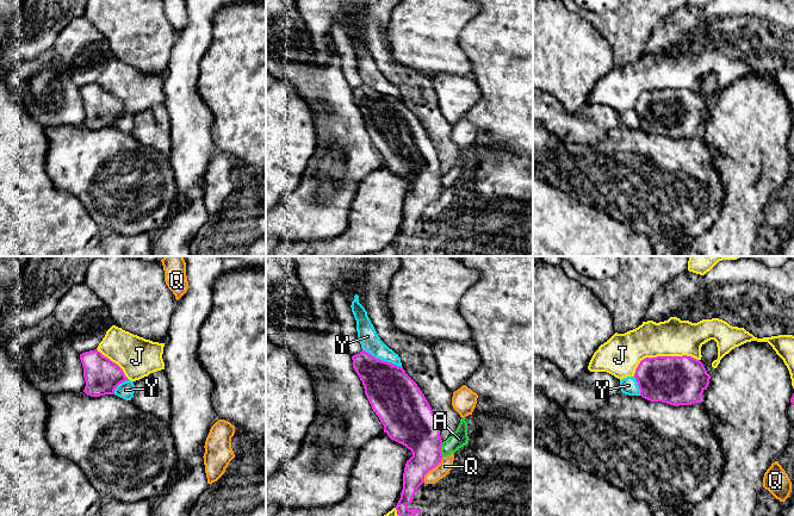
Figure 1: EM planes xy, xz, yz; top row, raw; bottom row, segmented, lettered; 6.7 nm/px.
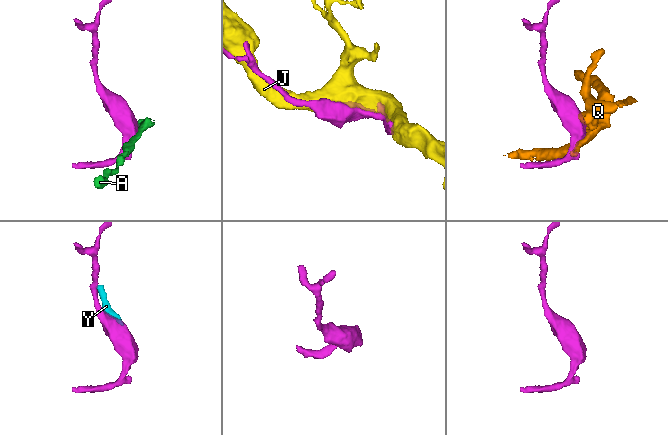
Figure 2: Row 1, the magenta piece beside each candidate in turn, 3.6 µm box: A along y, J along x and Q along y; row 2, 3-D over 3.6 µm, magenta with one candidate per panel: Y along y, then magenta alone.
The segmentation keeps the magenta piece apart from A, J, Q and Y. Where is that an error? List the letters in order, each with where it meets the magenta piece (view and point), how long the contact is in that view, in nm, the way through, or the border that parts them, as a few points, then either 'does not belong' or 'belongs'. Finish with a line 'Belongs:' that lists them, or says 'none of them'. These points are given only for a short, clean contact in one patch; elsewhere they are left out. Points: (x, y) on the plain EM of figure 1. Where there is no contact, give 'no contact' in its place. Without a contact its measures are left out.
A: contact xz (440, 182); length 100 nm; border xz (442, 175), (441, 190); does not belong
J: contact yz (662, 89); length 460 nm; does not belong
Q: contact xz (430, 201); length 220 nm; border xz (442, 191), (425, 209), (423, 215); does not belong
Y: contact xz (380, 93); length 300 nm; border xz (363, 82), (401, 100); does not belong
Belongs: none of them

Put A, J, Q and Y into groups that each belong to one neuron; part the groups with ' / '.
A Y / J / Q

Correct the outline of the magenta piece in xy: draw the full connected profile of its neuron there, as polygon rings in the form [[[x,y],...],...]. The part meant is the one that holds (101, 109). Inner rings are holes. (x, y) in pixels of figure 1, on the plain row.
[[[98,82],[80,87],[86,119],[83,125],[91,130],[114,128],[116,120],[129,113],[123,102]]]

